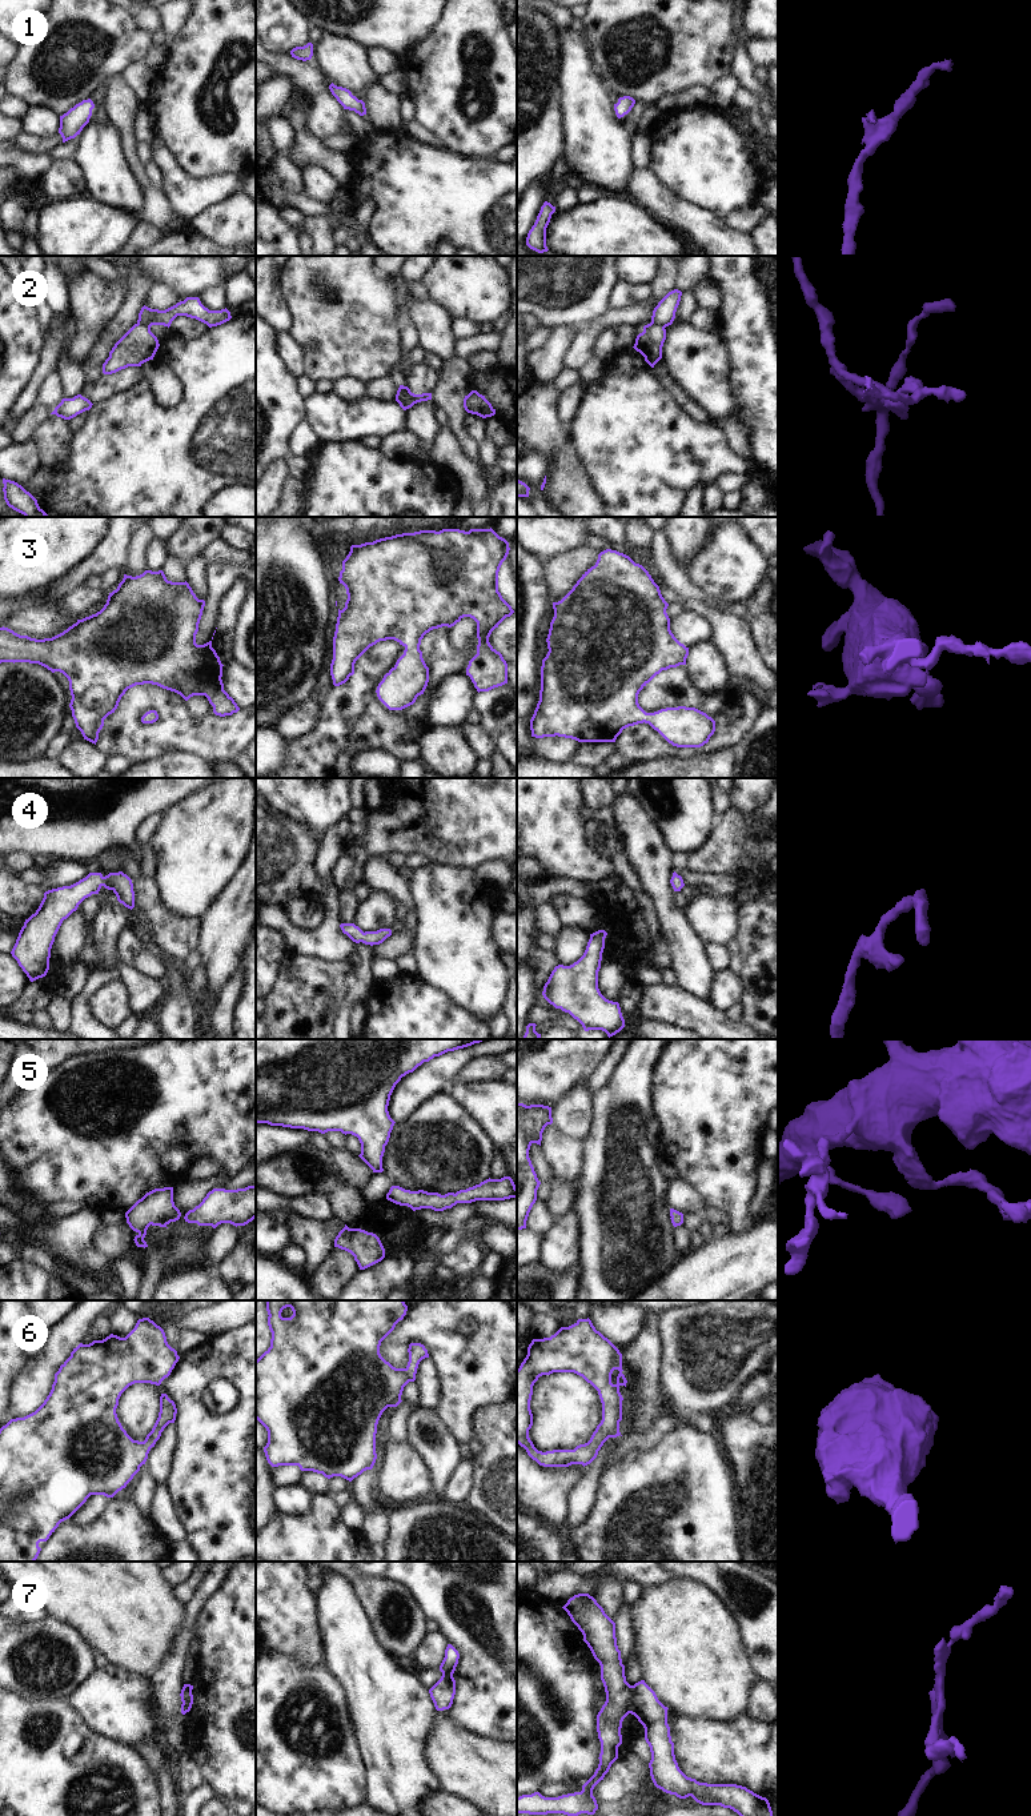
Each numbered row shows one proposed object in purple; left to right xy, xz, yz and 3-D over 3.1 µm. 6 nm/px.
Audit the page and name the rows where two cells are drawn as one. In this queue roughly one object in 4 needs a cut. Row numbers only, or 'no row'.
2, 7

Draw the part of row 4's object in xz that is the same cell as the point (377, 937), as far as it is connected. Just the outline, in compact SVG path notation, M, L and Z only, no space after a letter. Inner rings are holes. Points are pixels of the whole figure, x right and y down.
M341 923L340 925L344 934L346 934L353 942L356 943L365 943L365 945L380 945L382 943L388 937L392 935L390 929L380 929L377 931L362 931L358 926L354 923Z

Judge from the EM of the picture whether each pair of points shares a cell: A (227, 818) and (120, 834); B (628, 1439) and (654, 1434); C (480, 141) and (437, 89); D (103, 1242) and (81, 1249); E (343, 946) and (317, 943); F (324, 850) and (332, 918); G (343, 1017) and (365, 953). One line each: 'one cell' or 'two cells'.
A: two cells
B: one cell
C: one cell
D: two cells
E: one cell
F: one cell
G: one cell

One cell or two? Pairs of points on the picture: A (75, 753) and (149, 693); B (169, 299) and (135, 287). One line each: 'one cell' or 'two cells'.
A: two cells
B: two cells

